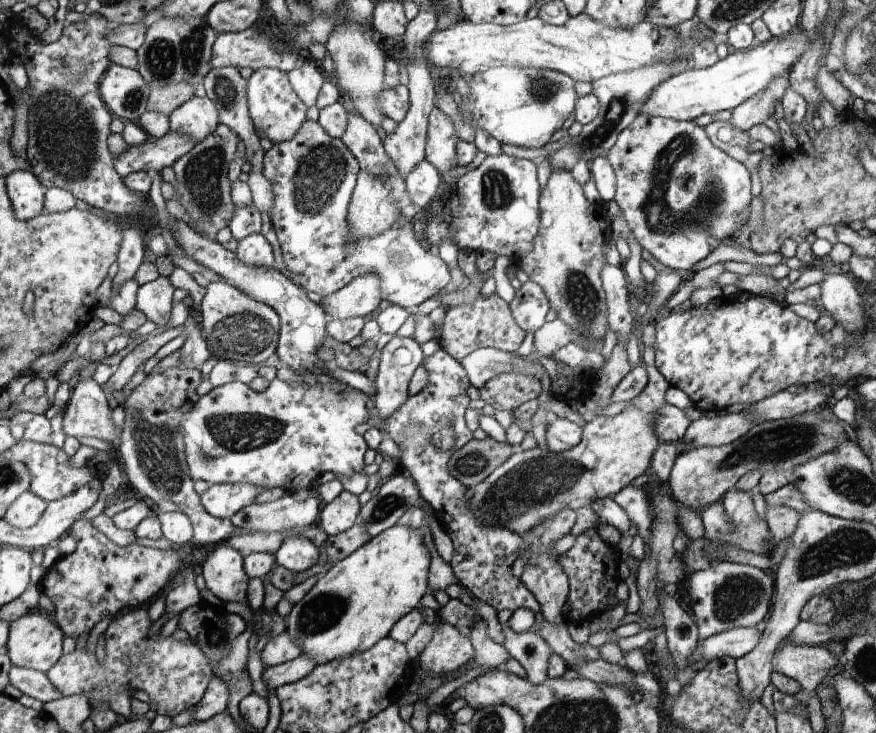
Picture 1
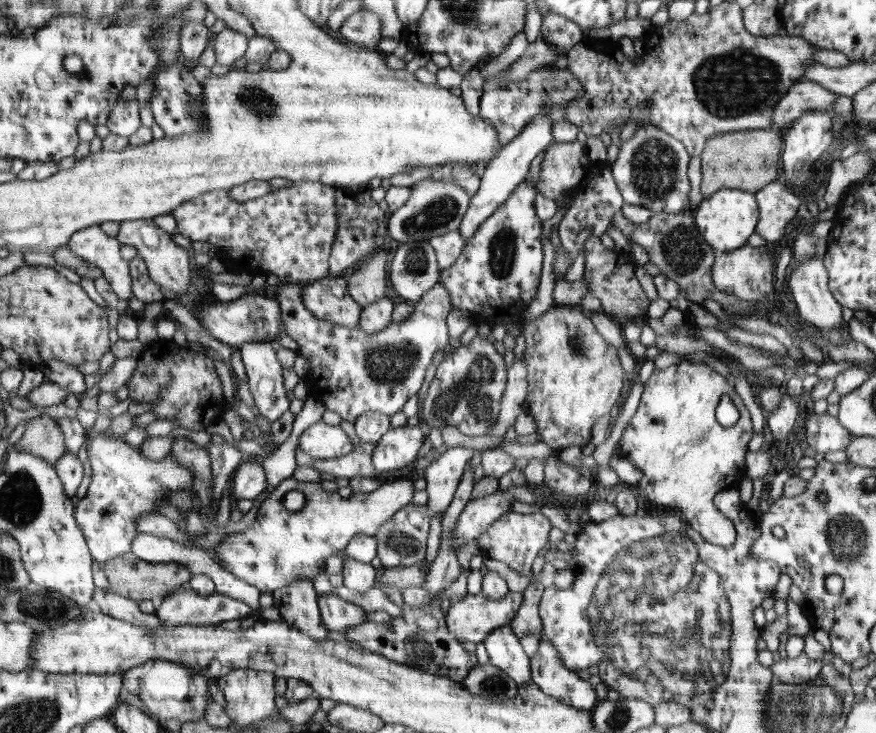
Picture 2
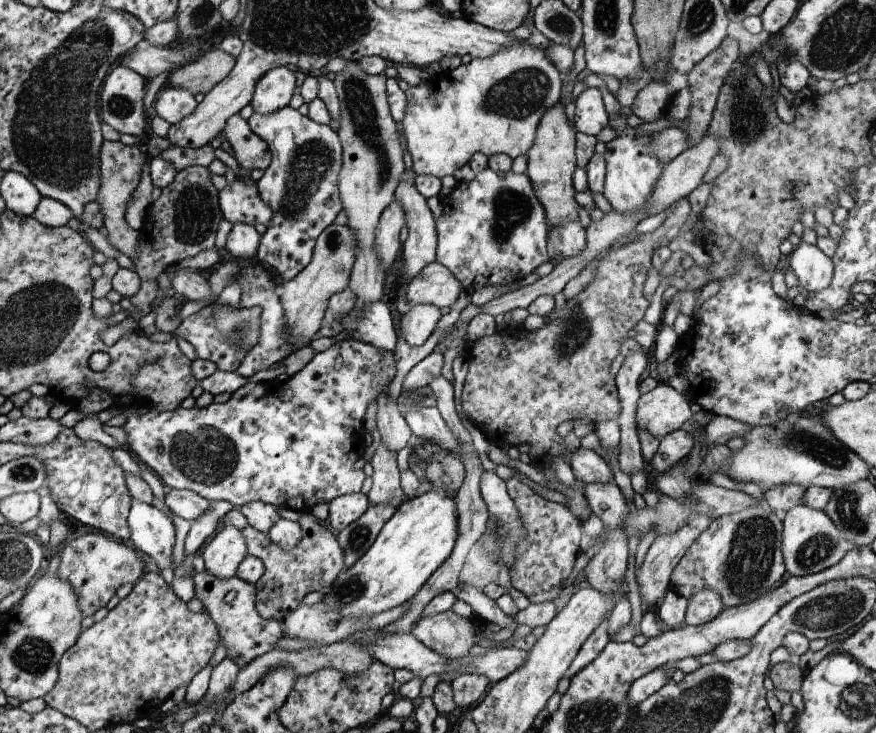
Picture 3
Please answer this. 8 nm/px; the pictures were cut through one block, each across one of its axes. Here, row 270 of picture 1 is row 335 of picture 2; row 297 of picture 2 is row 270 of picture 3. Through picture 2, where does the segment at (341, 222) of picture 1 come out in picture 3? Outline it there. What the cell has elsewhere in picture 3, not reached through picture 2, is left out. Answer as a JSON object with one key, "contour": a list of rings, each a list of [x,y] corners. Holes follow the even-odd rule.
{"contour":[[[289,105],[272,113],[254,111],[247,122],[252,122],[252,130],[256,130],[256,135],[270,144],[272,152],[270,166],[265,169],[264,176],[256,182],[260,197],[273,211],[272,221],[262,236],[256,255],[260,261],[276,270],[281,282],[292,281],[307,269],[314,257],[314,249],[321,234],[333,224],[343,210],[338,188],[339,174],[343,166],[342,140],[334,128],[316,123],[308,116],[302,116],[298,109]],[[437,260],[416,279],[408,282],[405,298],[412,306],[425,303],[438,309],[451,308],[460,296],[462,287],[455,275]]]}

